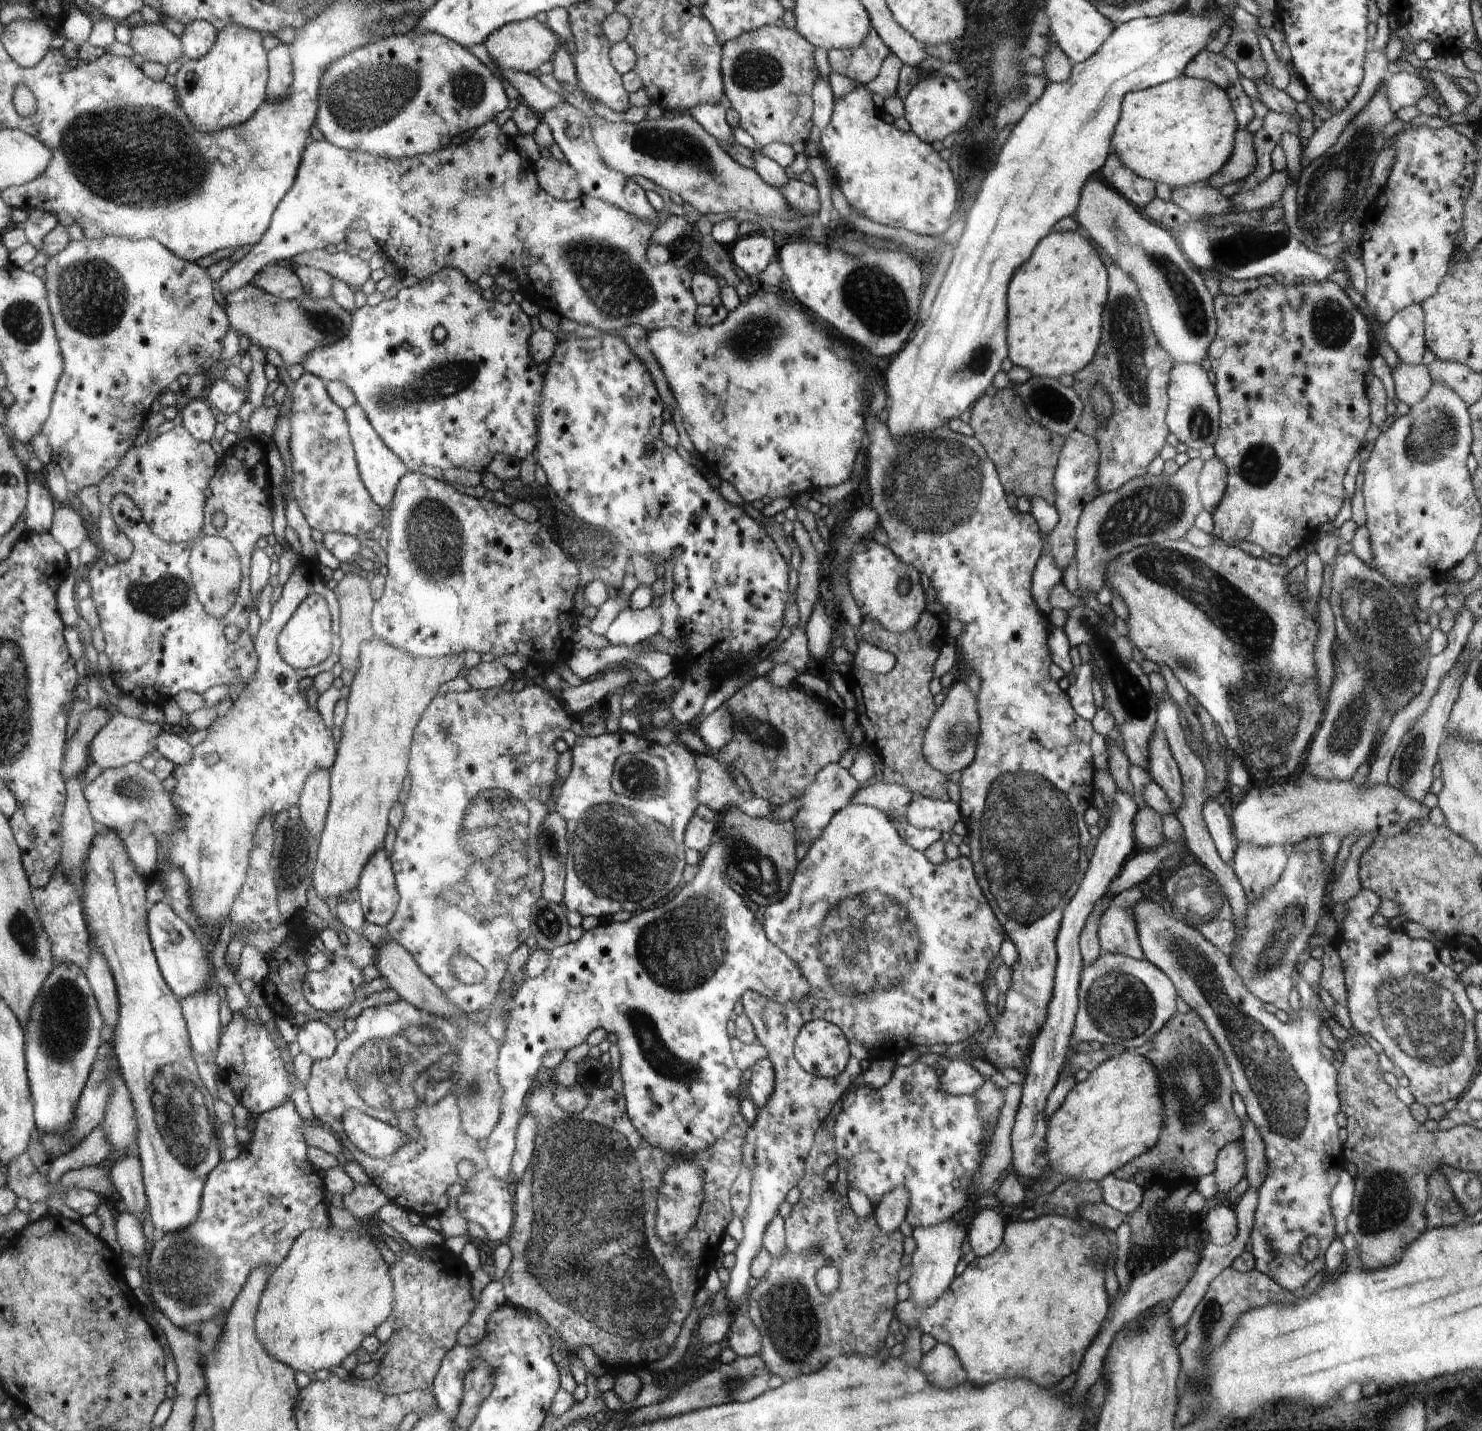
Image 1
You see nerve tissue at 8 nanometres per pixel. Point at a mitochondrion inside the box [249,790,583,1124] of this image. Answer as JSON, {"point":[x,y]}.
{"point":[387,1066]}

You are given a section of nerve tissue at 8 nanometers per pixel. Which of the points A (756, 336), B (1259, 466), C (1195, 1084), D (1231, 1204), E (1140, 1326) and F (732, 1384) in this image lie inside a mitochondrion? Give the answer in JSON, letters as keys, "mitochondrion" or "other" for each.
{"A":"mitochondrion","B":"mitochondrion","C":"mitochondrion","D":"other","E":"other","F":"mitochondrion"}

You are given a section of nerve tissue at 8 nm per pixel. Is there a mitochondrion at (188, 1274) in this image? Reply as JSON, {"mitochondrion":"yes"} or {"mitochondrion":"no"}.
{"mitochondrion":"yes"}

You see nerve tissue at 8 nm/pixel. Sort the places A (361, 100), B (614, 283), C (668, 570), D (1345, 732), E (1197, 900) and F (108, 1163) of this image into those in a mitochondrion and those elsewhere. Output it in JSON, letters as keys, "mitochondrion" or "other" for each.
{"A":"mitochondrion","B":"mitochondrion","C":"other","D":"mitochondrion","E":"mitochondrion","F":"other"}

